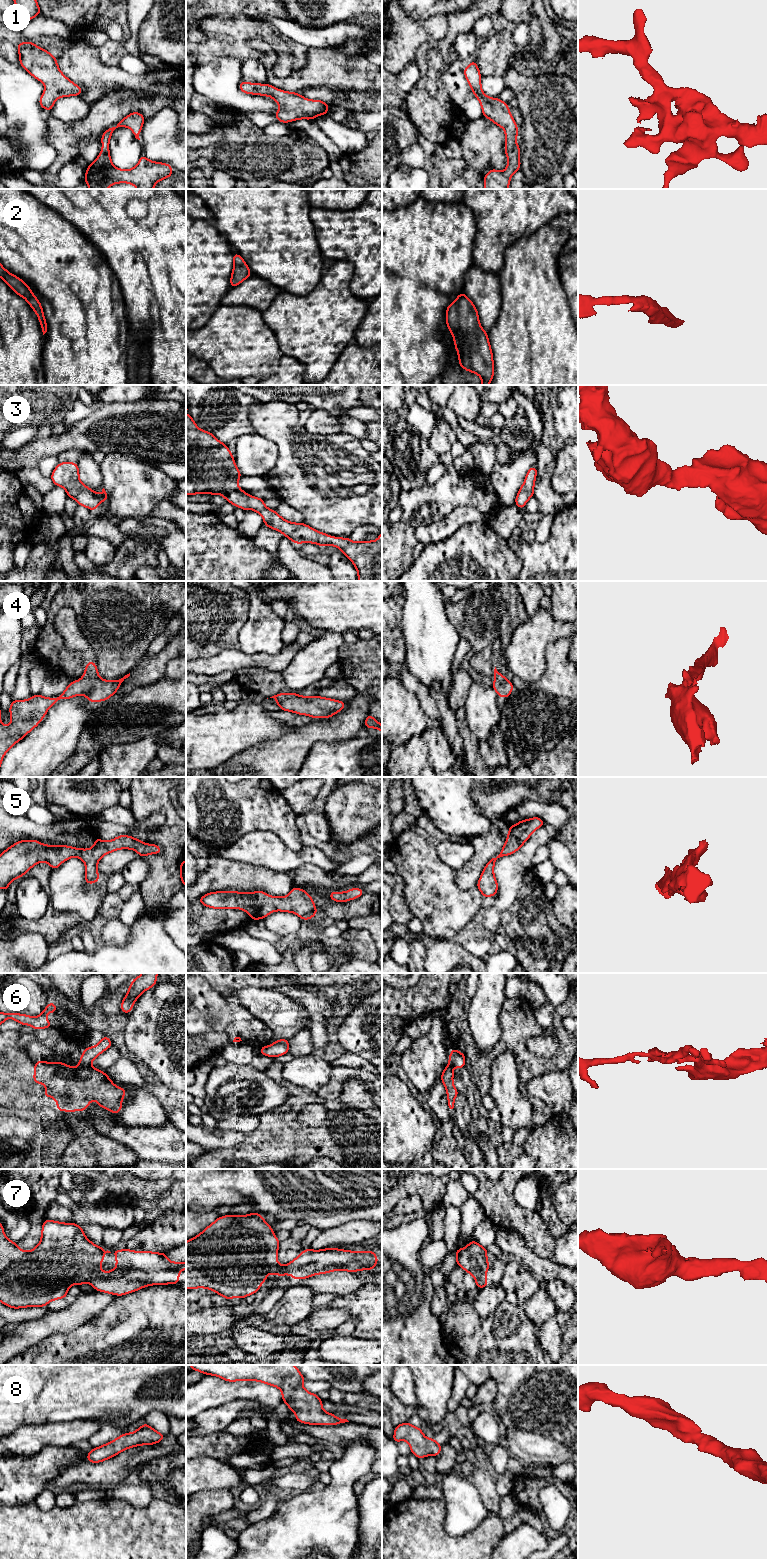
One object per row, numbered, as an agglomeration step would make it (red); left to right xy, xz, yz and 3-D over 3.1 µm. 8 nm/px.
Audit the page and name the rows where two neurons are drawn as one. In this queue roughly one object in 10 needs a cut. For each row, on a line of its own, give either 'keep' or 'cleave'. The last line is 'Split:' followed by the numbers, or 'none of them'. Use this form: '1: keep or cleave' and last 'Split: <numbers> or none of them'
1: keep
2: keep
3: keep
4: keep
5: keep
6: cleave
7: keep
8: keep
Split: 6

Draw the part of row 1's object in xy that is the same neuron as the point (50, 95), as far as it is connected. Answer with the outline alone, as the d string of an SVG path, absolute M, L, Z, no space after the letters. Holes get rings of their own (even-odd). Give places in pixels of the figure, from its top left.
M21 42L17 45L21 65L34 78L41 81L45 90L39 104L51 111L57 99L79 96L82 88L69 80L59 69L55 56L34 44Z

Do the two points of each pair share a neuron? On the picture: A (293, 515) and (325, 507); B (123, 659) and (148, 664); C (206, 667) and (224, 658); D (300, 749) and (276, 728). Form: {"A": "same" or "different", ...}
{"A": "different", "B": "different", "C": "same", "D": "different"}

